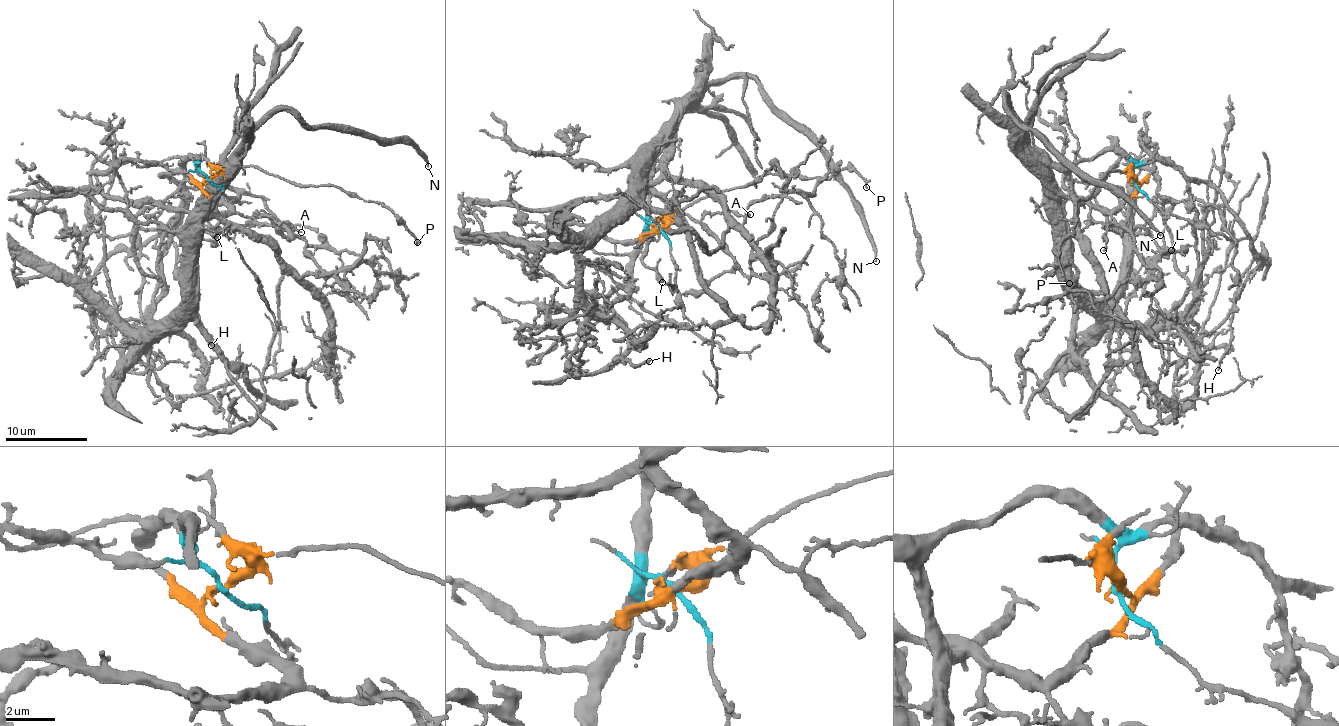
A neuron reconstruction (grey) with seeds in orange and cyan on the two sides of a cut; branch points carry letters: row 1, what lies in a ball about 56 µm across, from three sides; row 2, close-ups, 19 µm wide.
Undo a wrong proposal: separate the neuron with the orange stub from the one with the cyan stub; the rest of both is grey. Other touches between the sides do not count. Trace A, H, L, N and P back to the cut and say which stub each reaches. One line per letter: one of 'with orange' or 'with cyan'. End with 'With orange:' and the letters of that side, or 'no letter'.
A: with orange
H: with cyan
L: with orange
N: with cyan
P: with orange
With orange: A, L, P

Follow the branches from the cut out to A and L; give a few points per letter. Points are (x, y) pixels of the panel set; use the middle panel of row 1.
A: (657, 227), (651, 234), (685, 214), (699, 221), (707, 213), (735, 210), (749, 213)
L: (657, 227), (651, 234), (677, 215), (660, 194), (666, 202), (668, 216), (647, 247), (643, 260), (663, 282)

